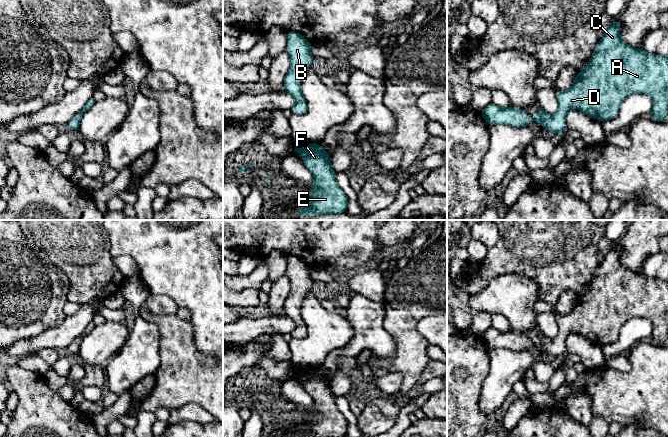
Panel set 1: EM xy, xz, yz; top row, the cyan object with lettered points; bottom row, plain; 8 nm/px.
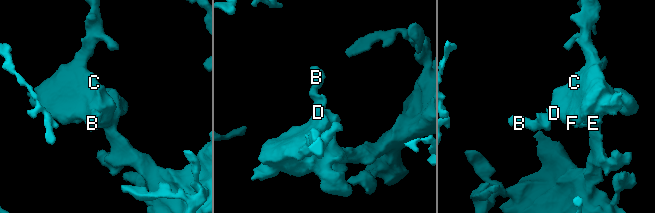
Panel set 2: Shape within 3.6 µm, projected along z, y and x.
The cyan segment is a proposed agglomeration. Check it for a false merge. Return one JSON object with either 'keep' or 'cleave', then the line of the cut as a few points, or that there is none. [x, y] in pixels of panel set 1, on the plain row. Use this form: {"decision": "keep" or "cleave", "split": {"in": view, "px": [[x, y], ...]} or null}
{"decision": "keep", "split": null}

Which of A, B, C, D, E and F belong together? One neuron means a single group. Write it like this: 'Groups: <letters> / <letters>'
Groups: A B C D E F

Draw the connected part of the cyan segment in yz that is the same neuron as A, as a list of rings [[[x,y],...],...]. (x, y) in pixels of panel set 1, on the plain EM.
[[[614,244],[605,254],[603,262],[598,266],[595,275],[583,295],[578,295],[572,311],[567,315],[557,314],[558,334],[550,339],[540,332],[531,346],[521,332],[499,331],[492,326],[480,337],[490,349],[505,348],[515,352],[540,345],[542,351],[555,358],[565,356],[565,342],[570,333],[578,333],[600,346],[615,342],[619,337],[621,327],[632,317],[646,318],[653,326],[651,342],[655,345],[668,344],[668,279],[659,280],[628,270],[620,260],[620,246]]]

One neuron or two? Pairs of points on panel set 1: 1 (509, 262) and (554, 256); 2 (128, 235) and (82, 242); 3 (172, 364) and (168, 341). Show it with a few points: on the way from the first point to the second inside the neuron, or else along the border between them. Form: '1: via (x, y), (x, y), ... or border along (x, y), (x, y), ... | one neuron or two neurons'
1: via (520, 256), (543, 256) | one neuron
2: border along (105, 230), (108, 236), (109, 253), (113, 257) | two neurons
3: via (172, 358), (172, 347) | one neuron

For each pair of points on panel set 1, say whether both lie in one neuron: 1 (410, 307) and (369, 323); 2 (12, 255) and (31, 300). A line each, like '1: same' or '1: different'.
1: different
2: same

